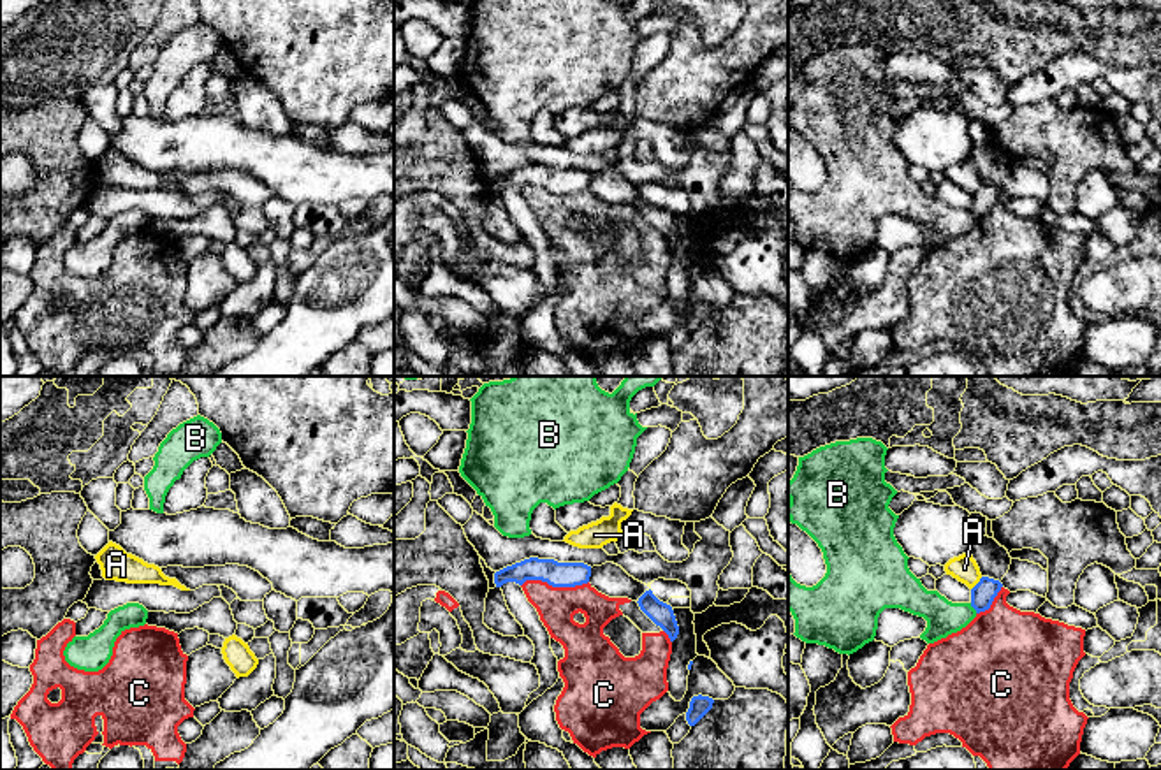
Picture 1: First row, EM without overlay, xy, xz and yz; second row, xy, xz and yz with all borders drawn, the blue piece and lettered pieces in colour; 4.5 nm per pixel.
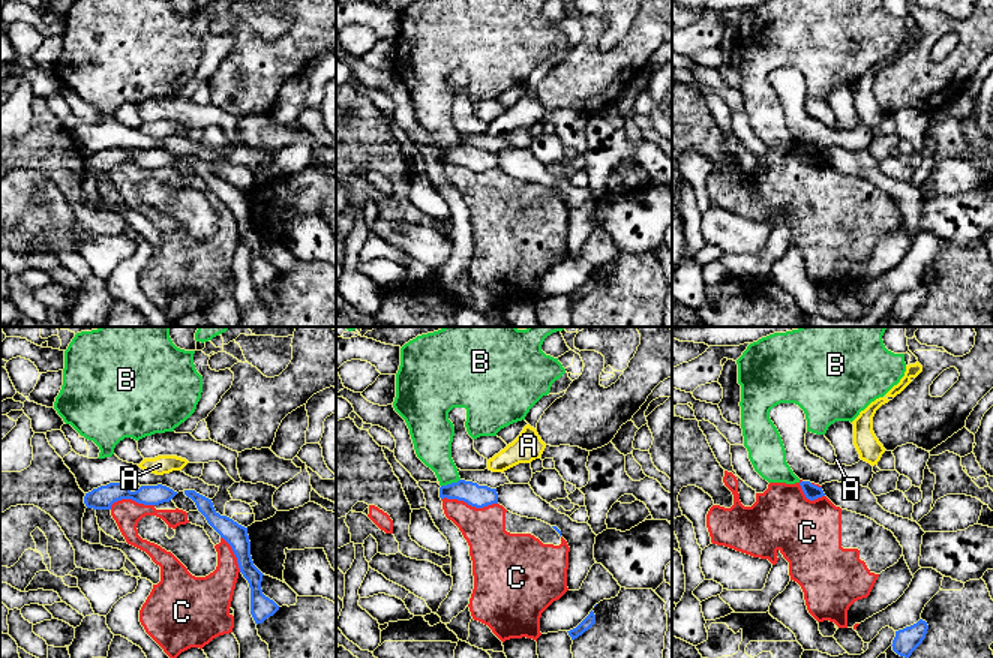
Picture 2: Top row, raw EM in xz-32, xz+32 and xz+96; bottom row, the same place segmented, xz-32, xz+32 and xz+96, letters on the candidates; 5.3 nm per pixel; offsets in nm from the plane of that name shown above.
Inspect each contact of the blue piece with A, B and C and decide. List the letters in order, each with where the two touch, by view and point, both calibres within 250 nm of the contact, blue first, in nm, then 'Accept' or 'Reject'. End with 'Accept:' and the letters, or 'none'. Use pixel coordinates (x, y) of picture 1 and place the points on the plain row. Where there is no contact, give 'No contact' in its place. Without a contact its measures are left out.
A: Touches blue at yz (977, 190). Thickness 110 nm (blue) against 120 nm. Reject
B: Touches blue at yz (973, 213). Thickness 110 nm (blue) against 160 nm. Reject
C: Touches blue at xz (554, 192). Thickness 110 nm (blue) against 180 nm. Reject
Accept: none

